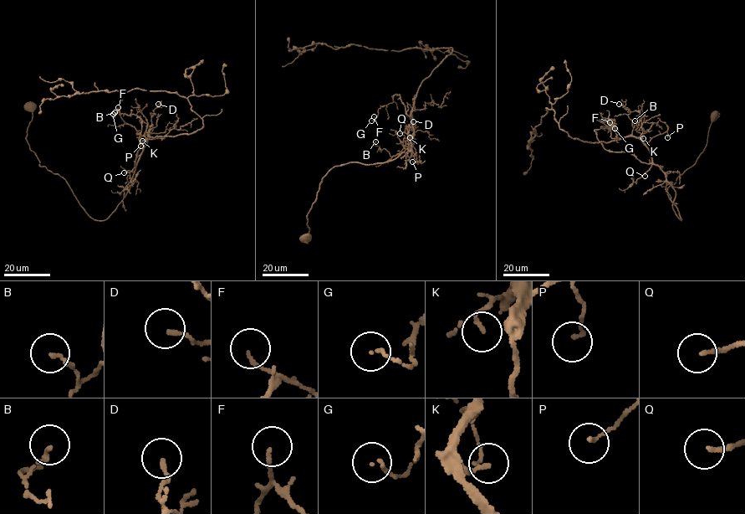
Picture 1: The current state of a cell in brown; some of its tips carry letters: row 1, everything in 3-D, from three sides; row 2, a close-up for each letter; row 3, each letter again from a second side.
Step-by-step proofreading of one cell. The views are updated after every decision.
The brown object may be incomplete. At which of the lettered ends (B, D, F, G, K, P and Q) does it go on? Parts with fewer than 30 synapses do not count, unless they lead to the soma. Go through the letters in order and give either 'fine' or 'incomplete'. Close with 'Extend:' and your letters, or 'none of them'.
B: fine
D: fine
F: fine
G: fine
K: fine
P: fine
Q: incomplete
Extend: Q

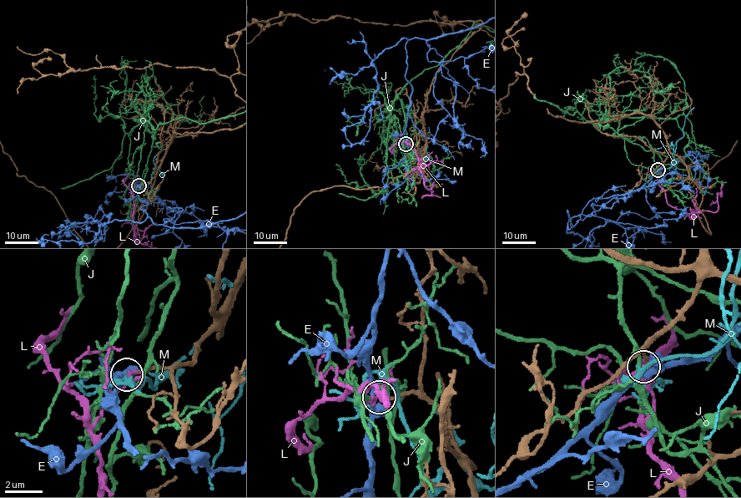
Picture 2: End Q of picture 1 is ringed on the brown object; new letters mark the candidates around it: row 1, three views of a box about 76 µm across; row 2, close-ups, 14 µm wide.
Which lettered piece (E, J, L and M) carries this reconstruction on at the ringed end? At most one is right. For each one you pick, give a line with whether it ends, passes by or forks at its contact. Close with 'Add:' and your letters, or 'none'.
Add: none

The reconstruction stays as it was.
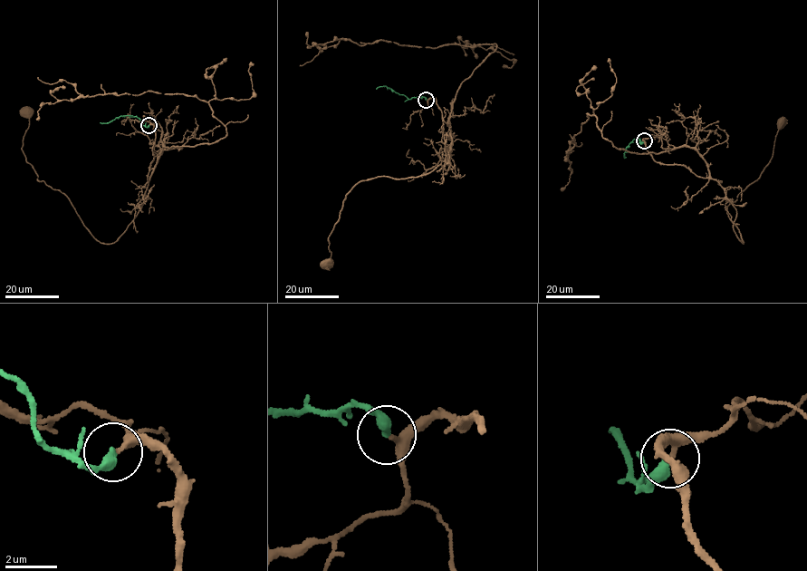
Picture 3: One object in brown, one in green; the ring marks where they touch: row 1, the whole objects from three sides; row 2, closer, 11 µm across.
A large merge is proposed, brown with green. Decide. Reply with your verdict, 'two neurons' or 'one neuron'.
one neuron

